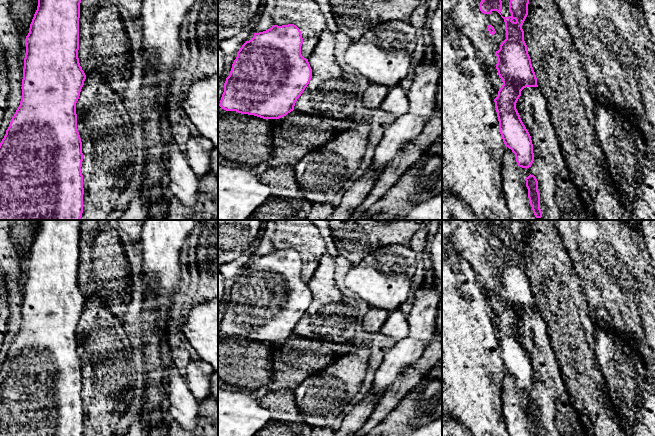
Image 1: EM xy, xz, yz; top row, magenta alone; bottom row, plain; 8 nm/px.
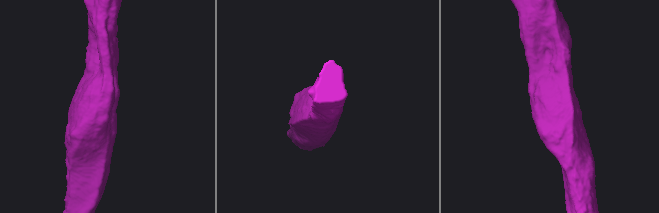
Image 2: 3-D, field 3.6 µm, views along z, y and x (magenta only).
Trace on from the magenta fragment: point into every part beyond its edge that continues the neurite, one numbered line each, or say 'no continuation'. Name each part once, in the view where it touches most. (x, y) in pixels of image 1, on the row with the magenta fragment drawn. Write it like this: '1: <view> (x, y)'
no continuation

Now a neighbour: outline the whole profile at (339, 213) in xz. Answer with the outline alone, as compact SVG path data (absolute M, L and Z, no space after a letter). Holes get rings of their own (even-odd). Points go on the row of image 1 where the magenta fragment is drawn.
M369 168L340 196L340 205L334 208L326 220L348 220L352 212L362 205L369 195L381 172L372 172Z

